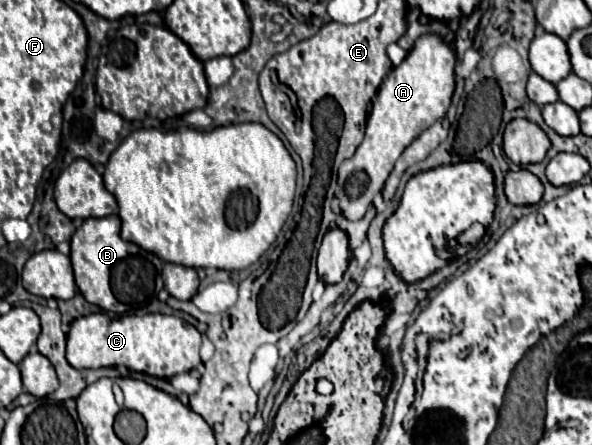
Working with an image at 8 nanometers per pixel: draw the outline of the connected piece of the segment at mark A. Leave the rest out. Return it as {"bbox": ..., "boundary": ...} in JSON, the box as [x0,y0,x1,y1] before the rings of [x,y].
{"bbox":[338,33,454,221],"boundary":[[[426,33],[420,39],[416,39],[406,59],[400,65],[396,65],[382,81],[368,117],[366,137],[356,149],[354,157],[346,159],[338,171],[338,197],[342,201],[340,207],[350,221],[364,217],[364,213],[372,205],[372,197],[384,187],[384,181],[394,169],[394,163],[400,157],[400,153],[424,129],[428,129],[434,121],[446,115],[454,93],[454,63],[454,49],[448,43],[444,43],[440,35]]]}

